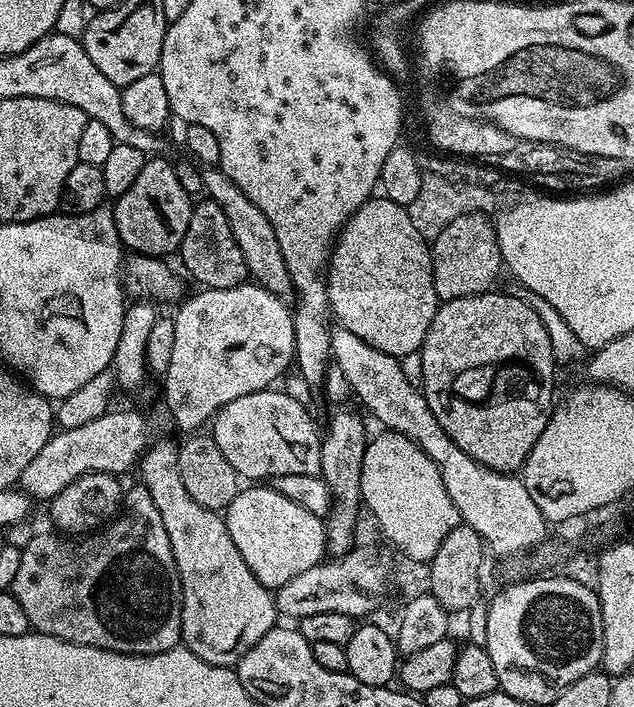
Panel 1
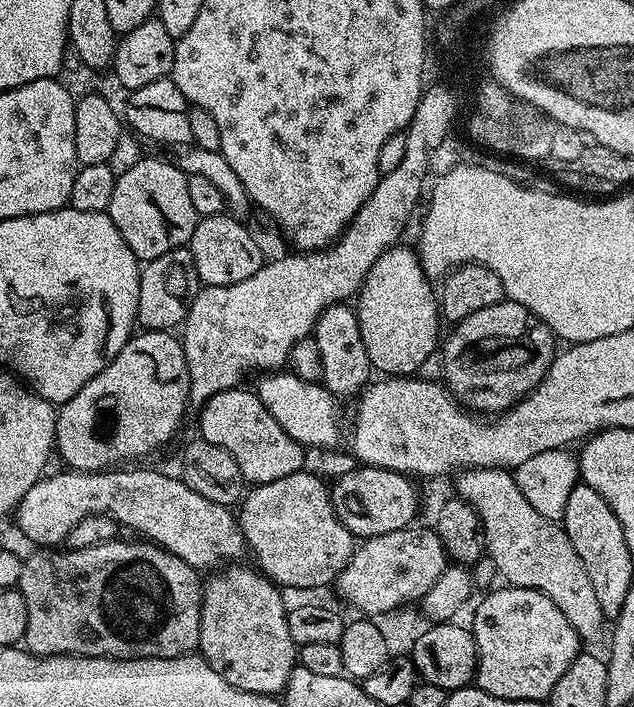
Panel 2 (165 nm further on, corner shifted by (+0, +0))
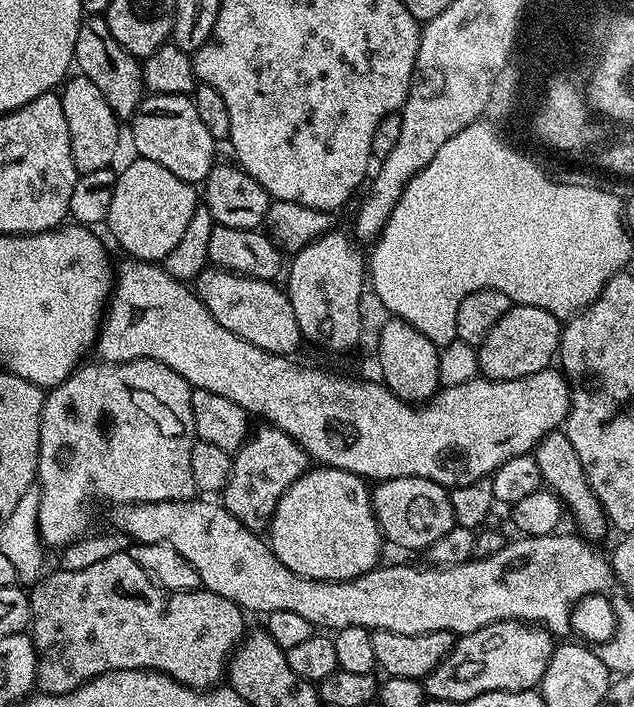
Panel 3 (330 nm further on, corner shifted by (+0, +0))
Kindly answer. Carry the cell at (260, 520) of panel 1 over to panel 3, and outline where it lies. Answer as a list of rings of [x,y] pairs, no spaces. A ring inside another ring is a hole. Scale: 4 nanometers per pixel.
[[[309,467],[284,491],[266,529],[272,553],[307,580],[353,580],[381,563],[382,537],[372,509],[372,493],[363,476]]]

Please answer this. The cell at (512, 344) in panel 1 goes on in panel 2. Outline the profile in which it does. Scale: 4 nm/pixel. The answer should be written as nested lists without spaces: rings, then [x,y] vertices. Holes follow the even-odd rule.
[[[507,298],[470,314],[453,328],[442,344],[442,380],[463,407],[480,414],[499,414],[530,395],[550,370],[558,351],[554,333],[526,306]]]

